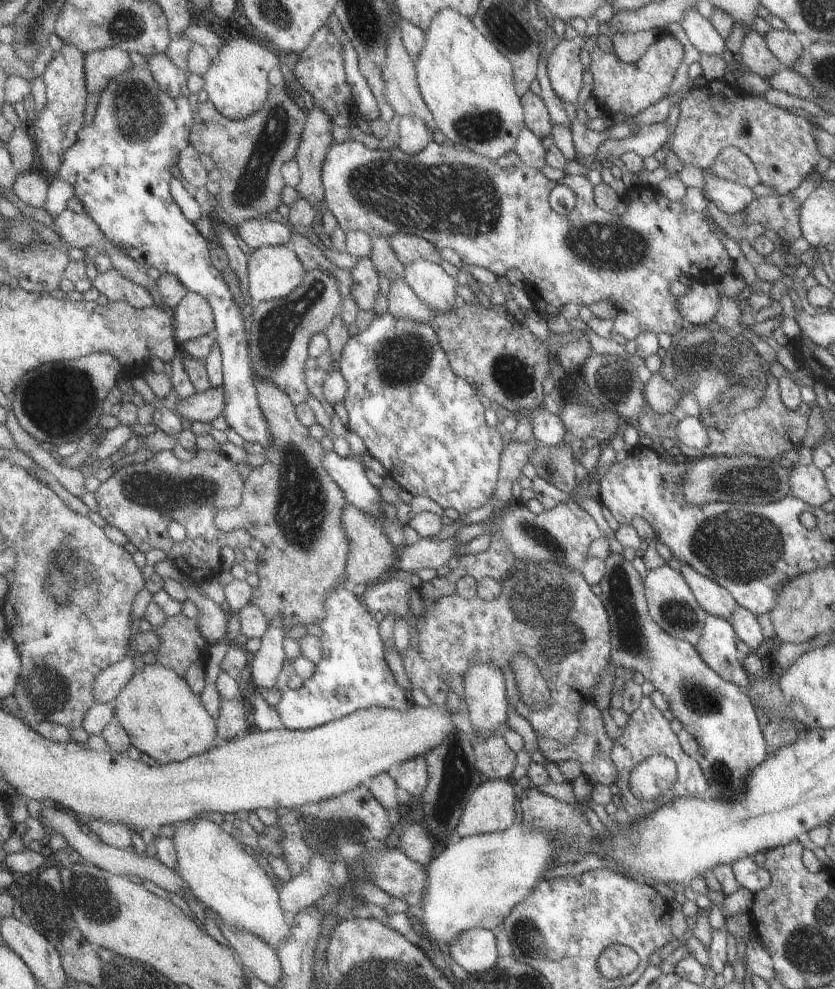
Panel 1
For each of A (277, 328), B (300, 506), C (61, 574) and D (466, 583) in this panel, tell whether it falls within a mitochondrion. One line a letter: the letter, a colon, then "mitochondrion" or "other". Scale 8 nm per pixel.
A: mitochondrion
B: mitochondrion
C: mitochondrion
D: other

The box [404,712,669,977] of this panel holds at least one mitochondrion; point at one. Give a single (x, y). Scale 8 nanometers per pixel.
(455, 778)

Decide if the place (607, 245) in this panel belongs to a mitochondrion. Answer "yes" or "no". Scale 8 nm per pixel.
yes

